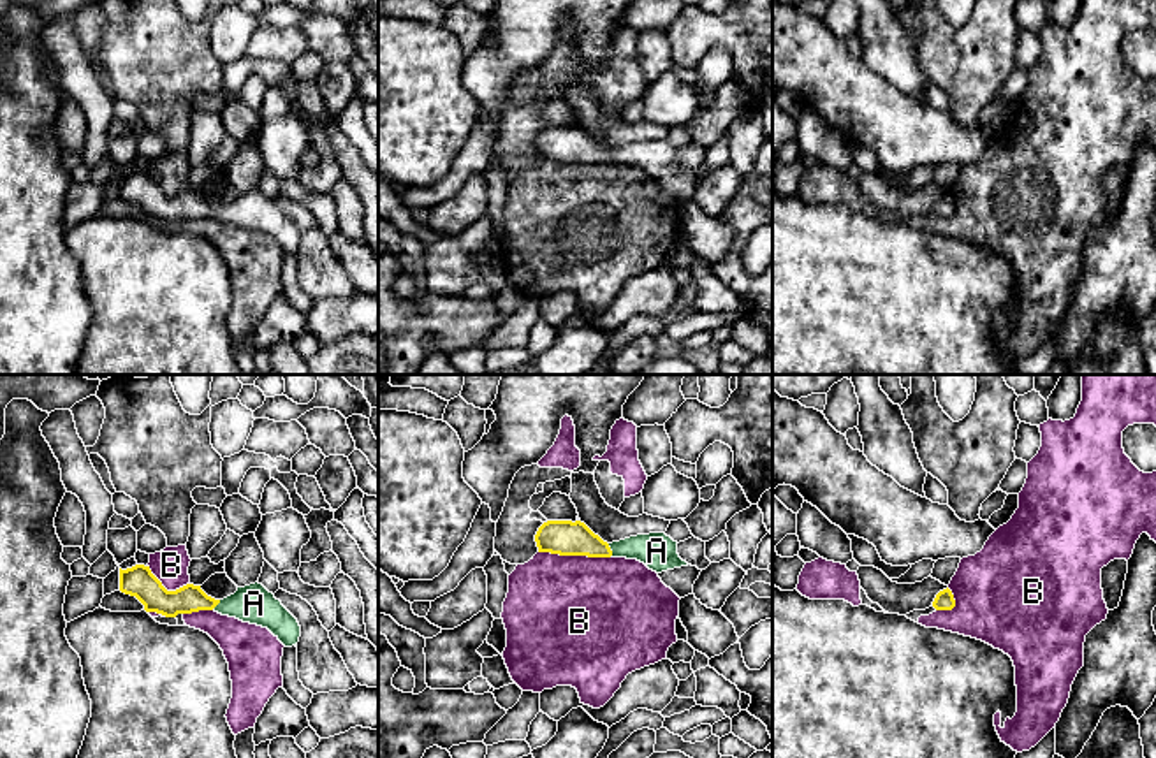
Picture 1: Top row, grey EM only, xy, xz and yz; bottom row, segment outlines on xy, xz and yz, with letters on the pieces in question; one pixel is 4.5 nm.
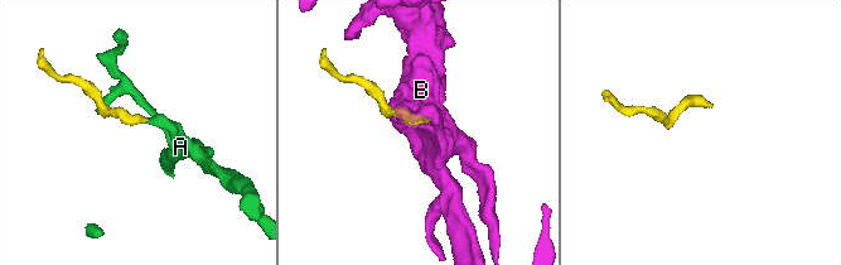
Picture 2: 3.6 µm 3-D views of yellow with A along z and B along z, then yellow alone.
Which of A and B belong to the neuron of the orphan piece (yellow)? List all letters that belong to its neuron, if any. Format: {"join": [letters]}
{"join": ["A"]}

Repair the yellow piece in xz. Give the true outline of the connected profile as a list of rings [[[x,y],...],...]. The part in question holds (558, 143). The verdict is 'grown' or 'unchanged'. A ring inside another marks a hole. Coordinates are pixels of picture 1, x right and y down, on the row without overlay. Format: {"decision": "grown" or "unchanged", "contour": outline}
{"decision": "grown", "contour": [[[547,127],[538,134],[535,148],[538,158],[637,165],[656,179],[688,172],[677,160],[677,148],[665,139],[637,141],[607,149],[581,127]]]}

